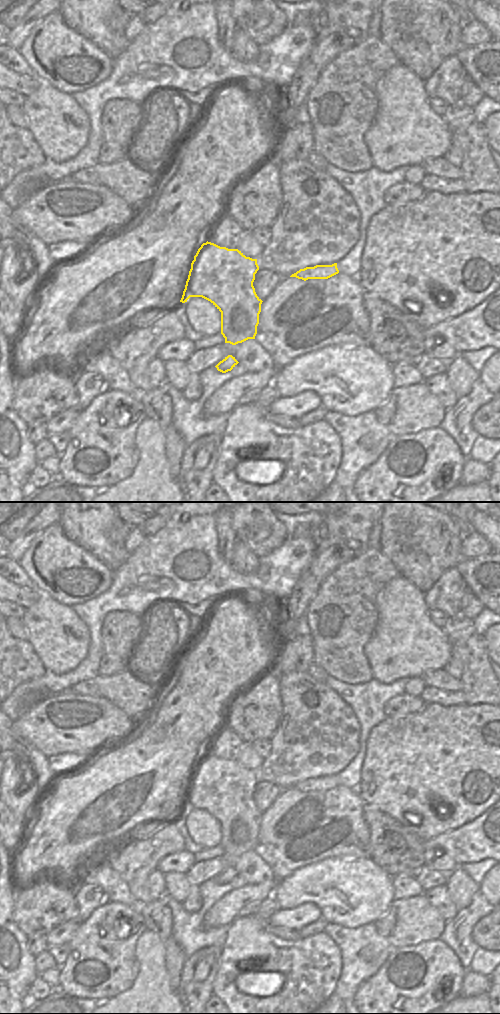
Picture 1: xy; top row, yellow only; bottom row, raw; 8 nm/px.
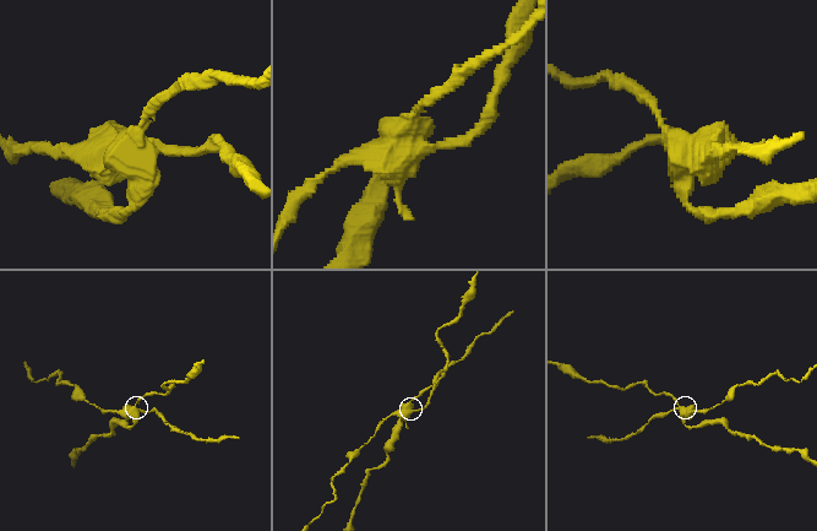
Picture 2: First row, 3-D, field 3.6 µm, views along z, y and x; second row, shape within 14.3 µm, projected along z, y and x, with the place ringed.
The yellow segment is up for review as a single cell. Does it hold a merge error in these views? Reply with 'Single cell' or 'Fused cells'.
Fused cells

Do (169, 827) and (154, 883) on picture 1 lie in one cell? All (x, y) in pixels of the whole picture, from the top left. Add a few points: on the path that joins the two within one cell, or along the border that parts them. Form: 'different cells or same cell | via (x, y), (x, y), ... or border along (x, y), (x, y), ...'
different cells | border along (155, 869), (147, 880), (150, 893)

